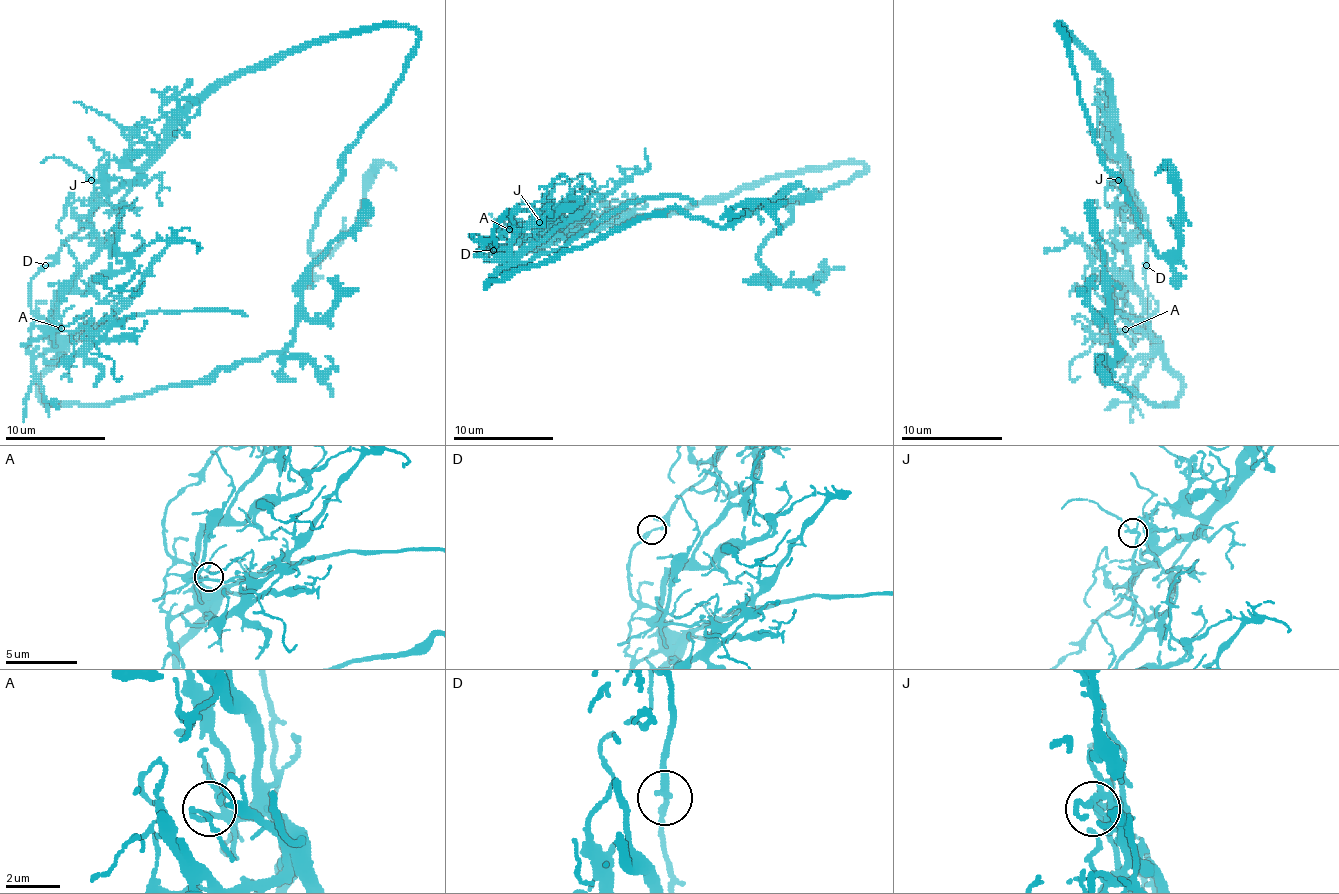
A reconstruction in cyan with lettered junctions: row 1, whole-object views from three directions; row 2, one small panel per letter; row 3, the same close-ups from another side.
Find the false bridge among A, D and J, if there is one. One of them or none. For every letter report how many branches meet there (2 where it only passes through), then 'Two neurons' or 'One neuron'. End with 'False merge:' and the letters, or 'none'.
A: Branches: 3. One neuron
D: Branches: 2. Two neurons
J: Branches: 2. One neuron
False merge: D

